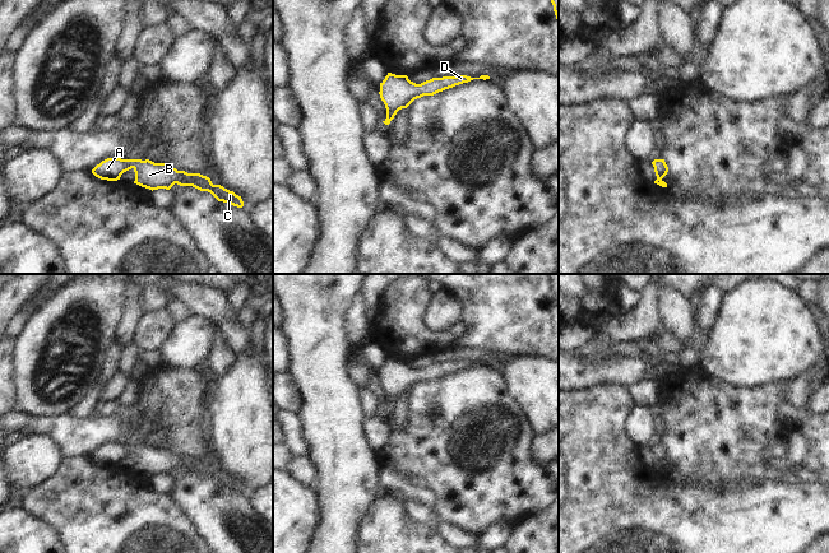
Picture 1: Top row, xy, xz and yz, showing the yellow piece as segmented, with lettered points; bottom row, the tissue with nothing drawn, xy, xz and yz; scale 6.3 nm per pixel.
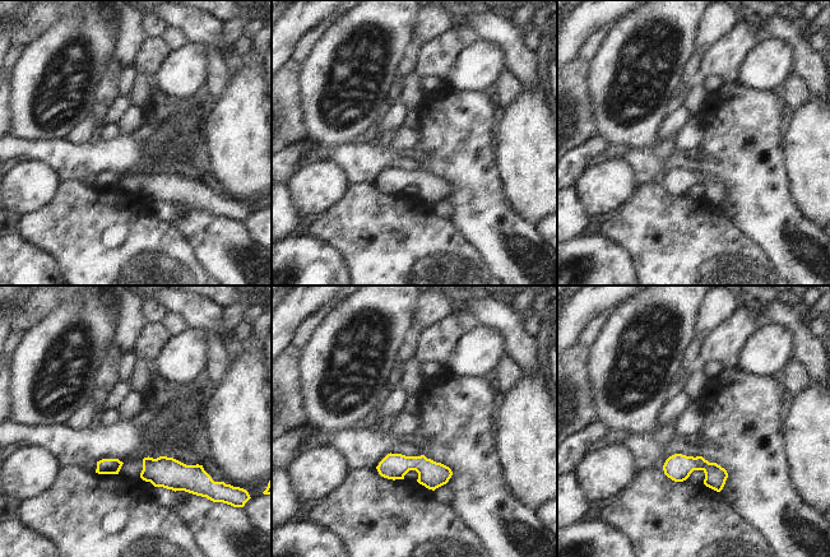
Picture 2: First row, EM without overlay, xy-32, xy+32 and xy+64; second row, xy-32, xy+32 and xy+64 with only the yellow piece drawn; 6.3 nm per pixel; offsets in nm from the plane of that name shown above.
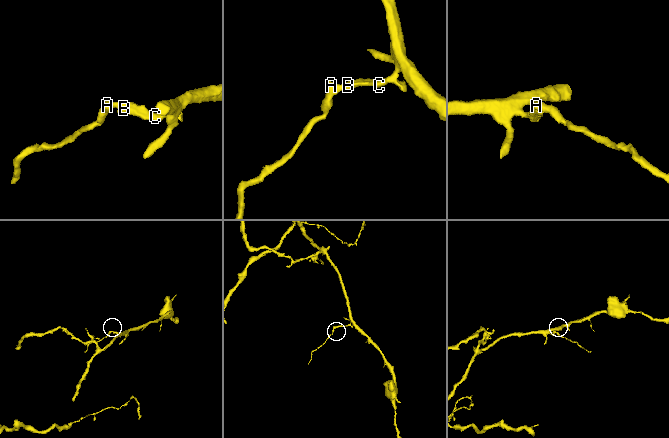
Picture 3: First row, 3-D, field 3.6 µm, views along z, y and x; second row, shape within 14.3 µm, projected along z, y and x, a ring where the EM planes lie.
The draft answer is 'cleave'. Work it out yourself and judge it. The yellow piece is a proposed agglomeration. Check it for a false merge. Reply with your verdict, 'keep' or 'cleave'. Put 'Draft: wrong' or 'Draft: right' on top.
Draft: wrong
keep

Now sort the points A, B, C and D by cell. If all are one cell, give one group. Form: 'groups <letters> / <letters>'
groups A B C D

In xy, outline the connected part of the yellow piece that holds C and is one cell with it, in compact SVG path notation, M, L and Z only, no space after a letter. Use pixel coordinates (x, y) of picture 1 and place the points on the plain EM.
M107 443L97 450L92 455L92 459L101 465L117 466L124 457L131 454L135 457L134 469L152 477L158 474L170 475L175 469L177 469L180 471L193 471L200 477L208 477L218 487L223 487L237 493L244 492L241 482L221 470L213 470L210 464L207 461L177 456L172 451L166 449L154 449L149 445Z

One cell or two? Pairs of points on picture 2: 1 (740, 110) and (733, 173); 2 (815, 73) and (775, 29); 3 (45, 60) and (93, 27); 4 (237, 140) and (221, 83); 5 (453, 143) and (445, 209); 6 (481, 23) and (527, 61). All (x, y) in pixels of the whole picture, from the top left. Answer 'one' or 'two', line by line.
1: one
2: one
3: one
4: two
5: two
6: one

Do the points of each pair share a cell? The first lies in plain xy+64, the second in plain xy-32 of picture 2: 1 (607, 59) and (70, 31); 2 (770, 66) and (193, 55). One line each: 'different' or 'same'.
1: same
2: same

